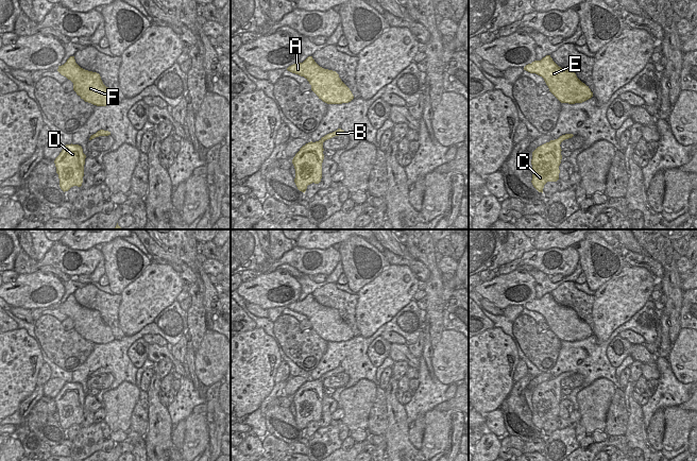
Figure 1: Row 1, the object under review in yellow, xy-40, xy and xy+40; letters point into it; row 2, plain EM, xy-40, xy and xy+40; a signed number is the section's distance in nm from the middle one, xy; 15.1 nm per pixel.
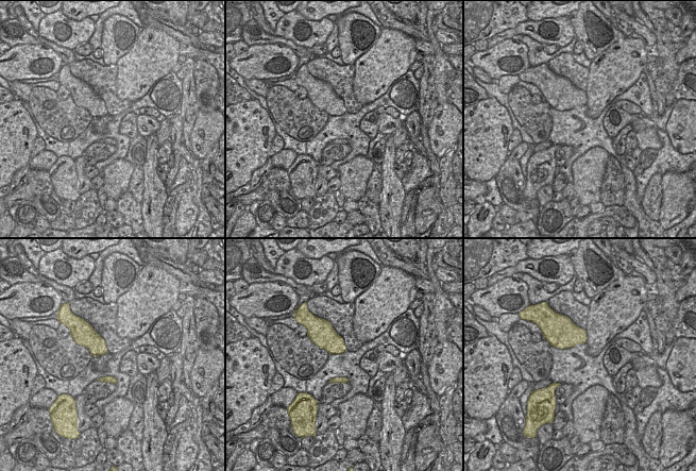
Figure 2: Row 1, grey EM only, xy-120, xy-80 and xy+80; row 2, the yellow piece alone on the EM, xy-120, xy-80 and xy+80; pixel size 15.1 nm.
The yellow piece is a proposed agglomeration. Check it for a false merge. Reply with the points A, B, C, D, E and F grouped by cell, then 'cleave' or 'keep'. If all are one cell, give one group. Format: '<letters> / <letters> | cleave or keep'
A B C D E F | keep

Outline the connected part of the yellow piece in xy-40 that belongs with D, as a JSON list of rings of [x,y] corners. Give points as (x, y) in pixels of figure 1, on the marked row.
[[[66,144],[54,164],[60,178],[60,187],[65,192],[71,187],[81,187],[84,176],[86,155],[79,144]]]

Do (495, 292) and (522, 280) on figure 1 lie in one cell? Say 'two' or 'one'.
one

